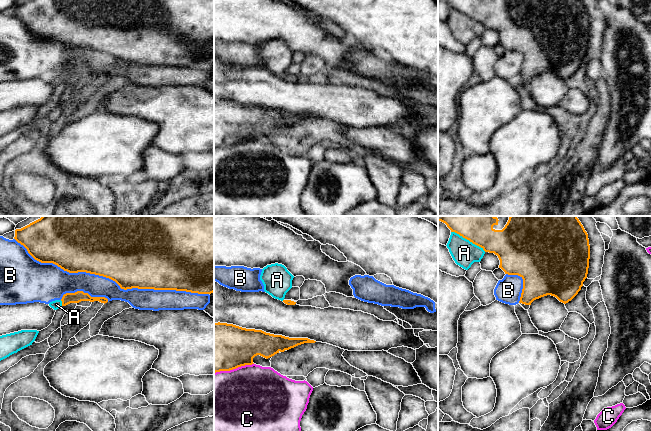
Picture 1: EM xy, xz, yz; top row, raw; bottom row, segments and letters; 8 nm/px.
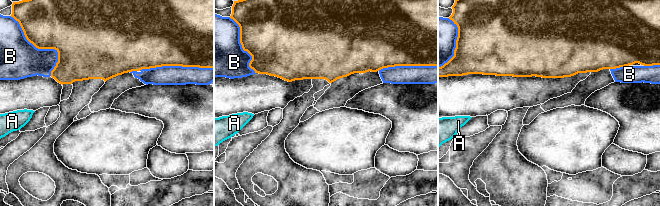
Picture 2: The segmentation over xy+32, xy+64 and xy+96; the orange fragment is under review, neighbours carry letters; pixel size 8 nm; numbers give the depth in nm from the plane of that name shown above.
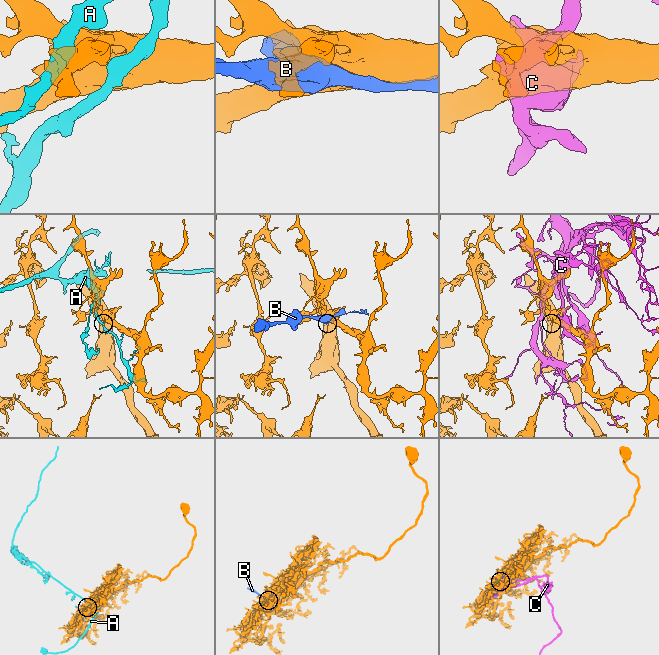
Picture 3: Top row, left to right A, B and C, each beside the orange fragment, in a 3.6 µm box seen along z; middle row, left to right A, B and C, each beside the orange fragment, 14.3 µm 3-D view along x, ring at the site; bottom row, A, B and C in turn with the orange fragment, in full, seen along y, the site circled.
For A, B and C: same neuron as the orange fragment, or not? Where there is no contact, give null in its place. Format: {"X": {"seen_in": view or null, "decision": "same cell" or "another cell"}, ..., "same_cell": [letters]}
{"A": {"seen_in": "yz", "decision": "another cell"}, "B": {"seen_in": "xy", "decision": "another cell"}, "C": {"seen_in": "xz", "decision": "another cell"}, "same_cell": []}

